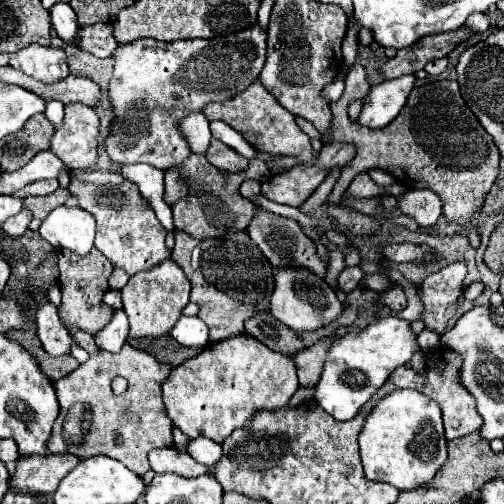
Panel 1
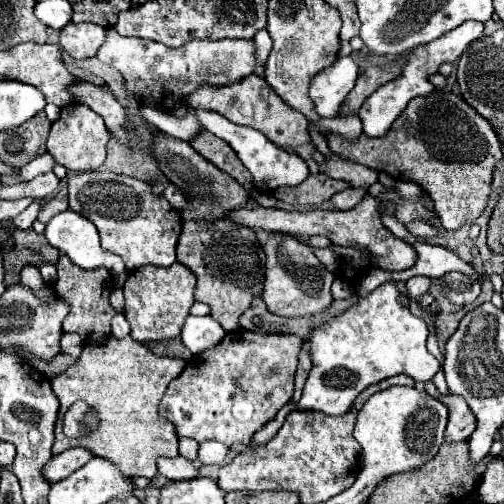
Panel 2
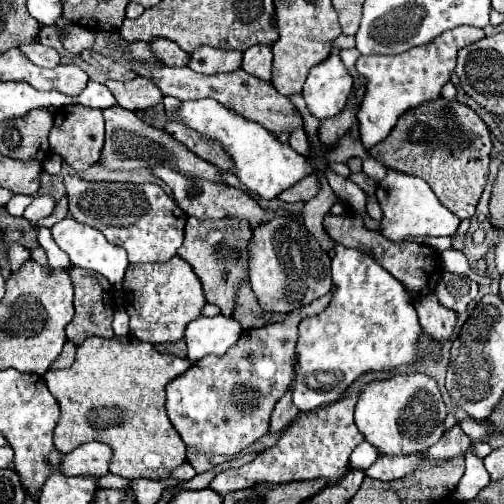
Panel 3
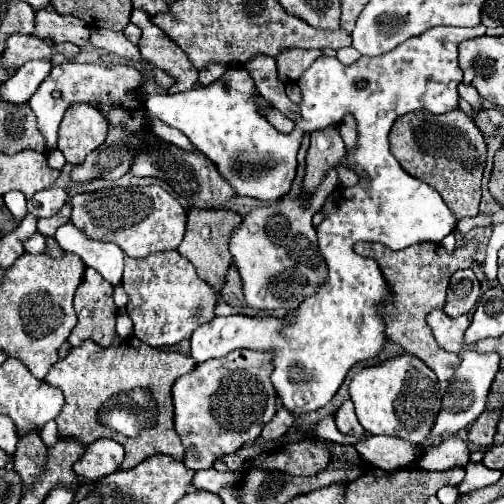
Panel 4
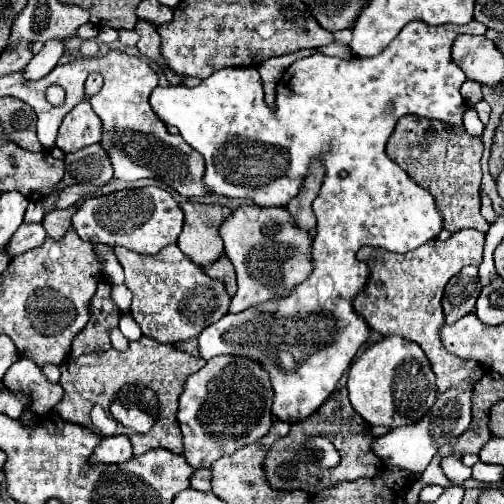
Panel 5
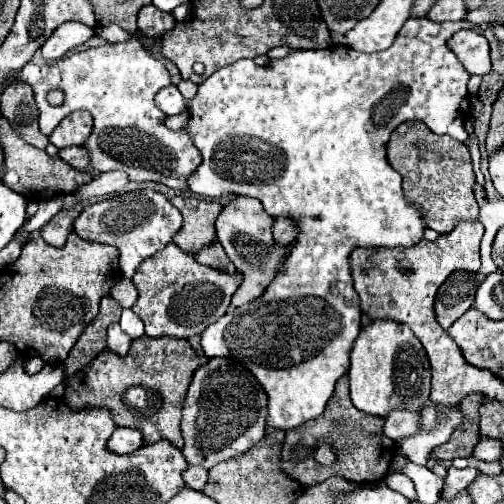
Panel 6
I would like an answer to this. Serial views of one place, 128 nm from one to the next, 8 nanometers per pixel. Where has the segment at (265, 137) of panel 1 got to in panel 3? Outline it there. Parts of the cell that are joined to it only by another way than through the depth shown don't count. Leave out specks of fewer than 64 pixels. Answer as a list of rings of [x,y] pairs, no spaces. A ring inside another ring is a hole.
[[[144,64],[140,68],[136,68],[136,72],[140,76],[148,76],[160,90],[164,96],[176,96],[180,100],[200,100],[200,98],[214,98],[220,104],[224,104],[226,108],[234,110],[236,114],[258,122],[260,126],[264,126],[270,134],[278,136],[282,132],[292,134],[296,128],[302,126],[302,118],[298,116],[296,106],[282,96],[270,82],[260,80],[244,70],[236,70],[230,74],[214,74],[214,76],[204,76],[204,74],[196,74],[190,68],[170,68],[170,66],[162,66],[162,68],[144,68]]]

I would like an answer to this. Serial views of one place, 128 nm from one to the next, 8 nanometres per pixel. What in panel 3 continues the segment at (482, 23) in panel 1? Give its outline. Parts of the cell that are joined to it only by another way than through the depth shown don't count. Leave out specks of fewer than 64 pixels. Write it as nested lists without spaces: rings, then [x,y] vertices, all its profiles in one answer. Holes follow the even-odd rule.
[[[460,26],[440,34],[436,40],[410,48],[404,54],[396,56],[360,56],[356,60],[356,70],[366,78],[366,96],[360,104],[358,122],[360,122],[360,140],[364,148],[372,148],[382,142],[394,128],[400,114],[410,108],[420,106],[422,102],[436,100],[442,86],[450,80],[450,74],[456,66],[456,54],[460,48],[484,38],[484,30],[476,26]],[[332,54],[316,64],[304,82],[304,100],[316,118],[332,118],[352,92],[354,78],[340,56]]]

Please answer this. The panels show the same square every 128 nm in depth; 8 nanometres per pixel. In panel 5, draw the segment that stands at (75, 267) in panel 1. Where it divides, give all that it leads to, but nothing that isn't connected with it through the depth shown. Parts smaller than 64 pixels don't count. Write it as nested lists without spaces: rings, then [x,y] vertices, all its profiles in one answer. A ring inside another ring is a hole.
[[[98,278],[98,288],[88,308],[90,308],[90,320],[72,342],[72,352],[70,352],[72,358],[78,358],[90,352],[108,350],[110,330],[116,328],[120,320],[120,310],[110,298],[110,284],[104,282],[102,278]]]

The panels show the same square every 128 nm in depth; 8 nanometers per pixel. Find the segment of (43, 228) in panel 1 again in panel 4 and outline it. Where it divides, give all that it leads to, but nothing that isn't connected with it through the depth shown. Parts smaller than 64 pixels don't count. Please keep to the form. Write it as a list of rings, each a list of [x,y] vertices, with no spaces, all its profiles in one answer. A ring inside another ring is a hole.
[[[72,222],[62,224],[56,230],[56,242],[64,252],[72,252],[80,256],[80,260],[102,274],[104,280],[108,280],[112,286],[118,286],[122,282],[122,268],[124,268],[124,252],[120,246],[112,242],[92,240],[86,232],[76,228]]]

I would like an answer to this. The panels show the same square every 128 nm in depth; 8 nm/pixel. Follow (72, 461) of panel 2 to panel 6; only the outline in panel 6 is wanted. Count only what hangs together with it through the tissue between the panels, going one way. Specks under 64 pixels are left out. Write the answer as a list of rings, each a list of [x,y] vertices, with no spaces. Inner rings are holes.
[[[116,428],[108,440],[108,450],[116,454],[132,454],[142,446],[140,430],[134,428]]]

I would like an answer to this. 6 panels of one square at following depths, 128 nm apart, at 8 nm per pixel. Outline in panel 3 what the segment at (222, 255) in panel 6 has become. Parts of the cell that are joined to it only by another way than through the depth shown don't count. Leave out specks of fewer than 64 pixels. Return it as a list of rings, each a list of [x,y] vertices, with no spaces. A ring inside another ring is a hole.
[[[248,284],[240,286],[238,290],[238,300],[236,300],[236,310],[232,314],[234,320],[238,320],[242,324],[244,330],[250,328],[260,328],[262,324],[270,324],[270,322],[282,322],[286,316],[284,314],[264,314],[264,310],[260,308],[260,304],[256,306],[256,296],[252,292],[252,288]]]

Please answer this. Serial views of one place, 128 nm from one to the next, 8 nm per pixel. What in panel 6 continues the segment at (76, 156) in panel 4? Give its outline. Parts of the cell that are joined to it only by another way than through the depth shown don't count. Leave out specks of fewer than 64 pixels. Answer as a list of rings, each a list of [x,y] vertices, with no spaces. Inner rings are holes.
[[[76,110],[68,114],[52,132],[50,142],[56,148],[82,146],[92,132],[92,114],[88,110]]]

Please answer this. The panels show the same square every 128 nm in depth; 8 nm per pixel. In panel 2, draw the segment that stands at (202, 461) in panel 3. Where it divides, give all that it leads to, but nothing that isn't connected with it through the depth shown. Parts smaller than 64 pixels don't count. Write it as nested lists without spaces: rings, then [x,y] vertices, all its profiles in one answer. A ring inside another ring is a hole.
[[[180,438],[180,456],[192,460],[192,462],[198,462],[196,460],[196,448],[198,448],[198,442],[192,440],[192,438]]]

